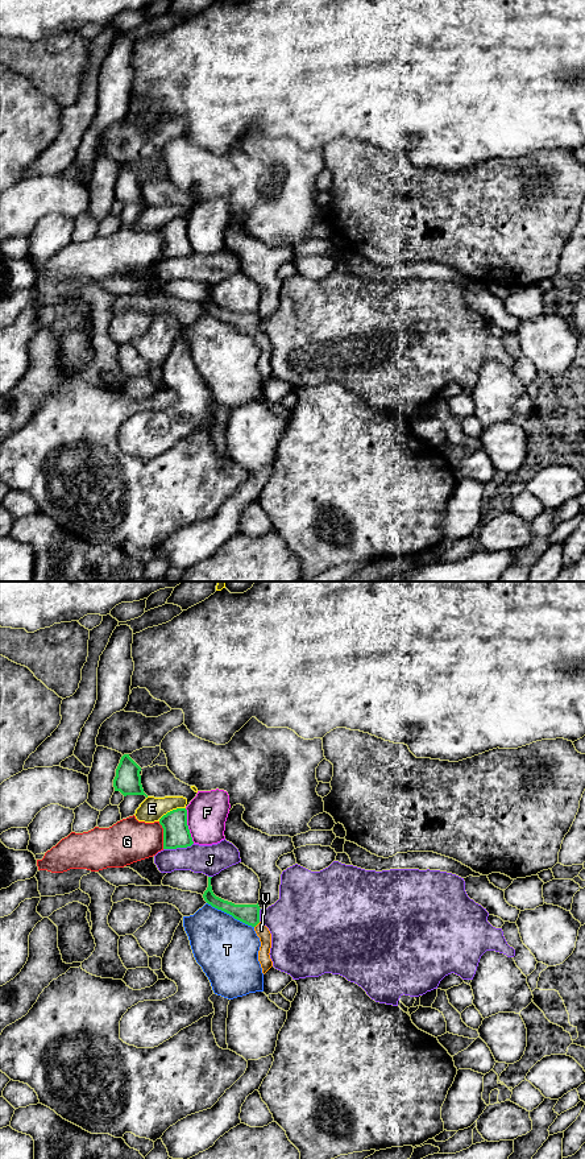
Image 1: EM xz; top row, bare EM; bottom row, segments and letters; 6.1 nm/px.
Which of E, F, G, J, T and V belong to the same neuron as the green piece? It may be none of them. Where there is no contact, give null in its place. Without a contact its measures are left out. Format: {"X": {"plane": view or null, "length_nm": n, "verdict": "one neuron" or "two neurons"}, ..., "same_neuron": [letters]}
{"E": {"plane": "xz", "length_nm": 190, "verdict": "two neurons"}, "F": {"plane": "xz", "length_nm": 220, "verdict": "two neurons"}, "G": {"plane": "xz", "length_nm": 170, "verdict": "two neurons"}, "J": {"plane": "xz", "length_nm": 190, "verdict": "two neurons"}, "T": {"plane": "xz", "length_nm": 320, "verdict": "two neurons"}, "V": {"plane": "xz", "length_nm": 50, "verdict": "one neuron"}, "same_neuron": ["V"]}

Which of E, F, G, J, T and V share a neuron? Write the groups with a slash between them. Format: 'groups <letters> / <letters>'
groups E / F / G / J / T / V

